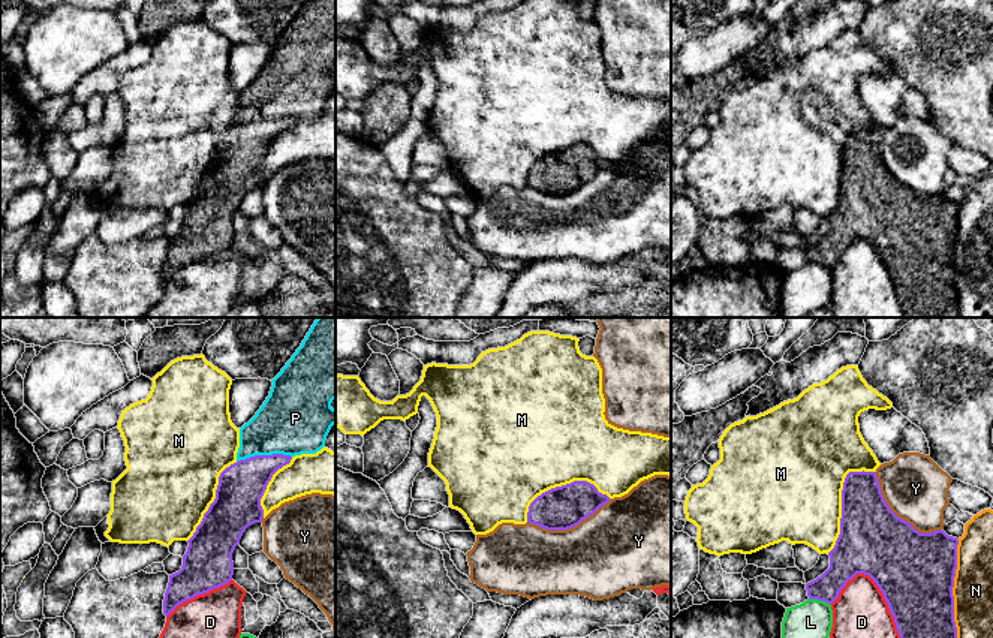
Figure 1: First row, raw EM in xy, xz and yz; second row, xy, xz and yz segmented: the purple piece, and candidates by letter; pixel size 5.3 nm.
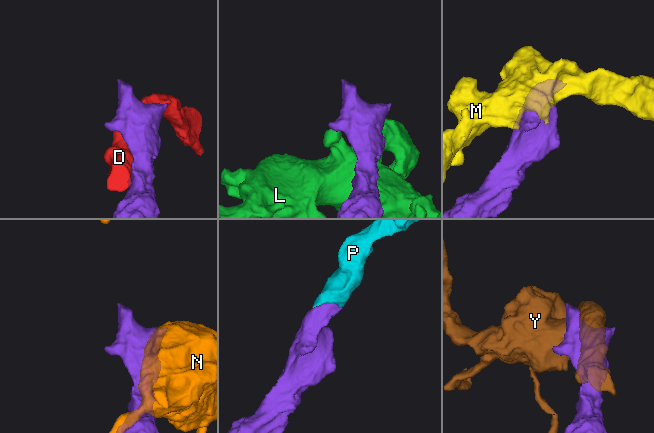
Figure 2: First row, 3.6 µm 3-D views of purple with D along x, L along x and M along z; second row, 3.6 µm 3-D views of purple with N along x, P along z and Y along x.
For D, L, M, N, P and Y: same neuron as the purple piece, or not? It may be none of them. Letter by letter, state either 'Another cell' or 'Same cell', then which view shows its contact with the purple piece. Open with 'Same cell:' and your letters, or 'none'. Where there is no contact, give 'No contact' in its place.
Same cell: P
D: Another cell. Touches purple in yz
L: Another cell. Touches purple in yz
M: Another cell. Touches purple in yz
N: Another cell. Touches purple in yz
P: Same cell. Touches purple in xy
Y: Another cell. Touches purple in yz

